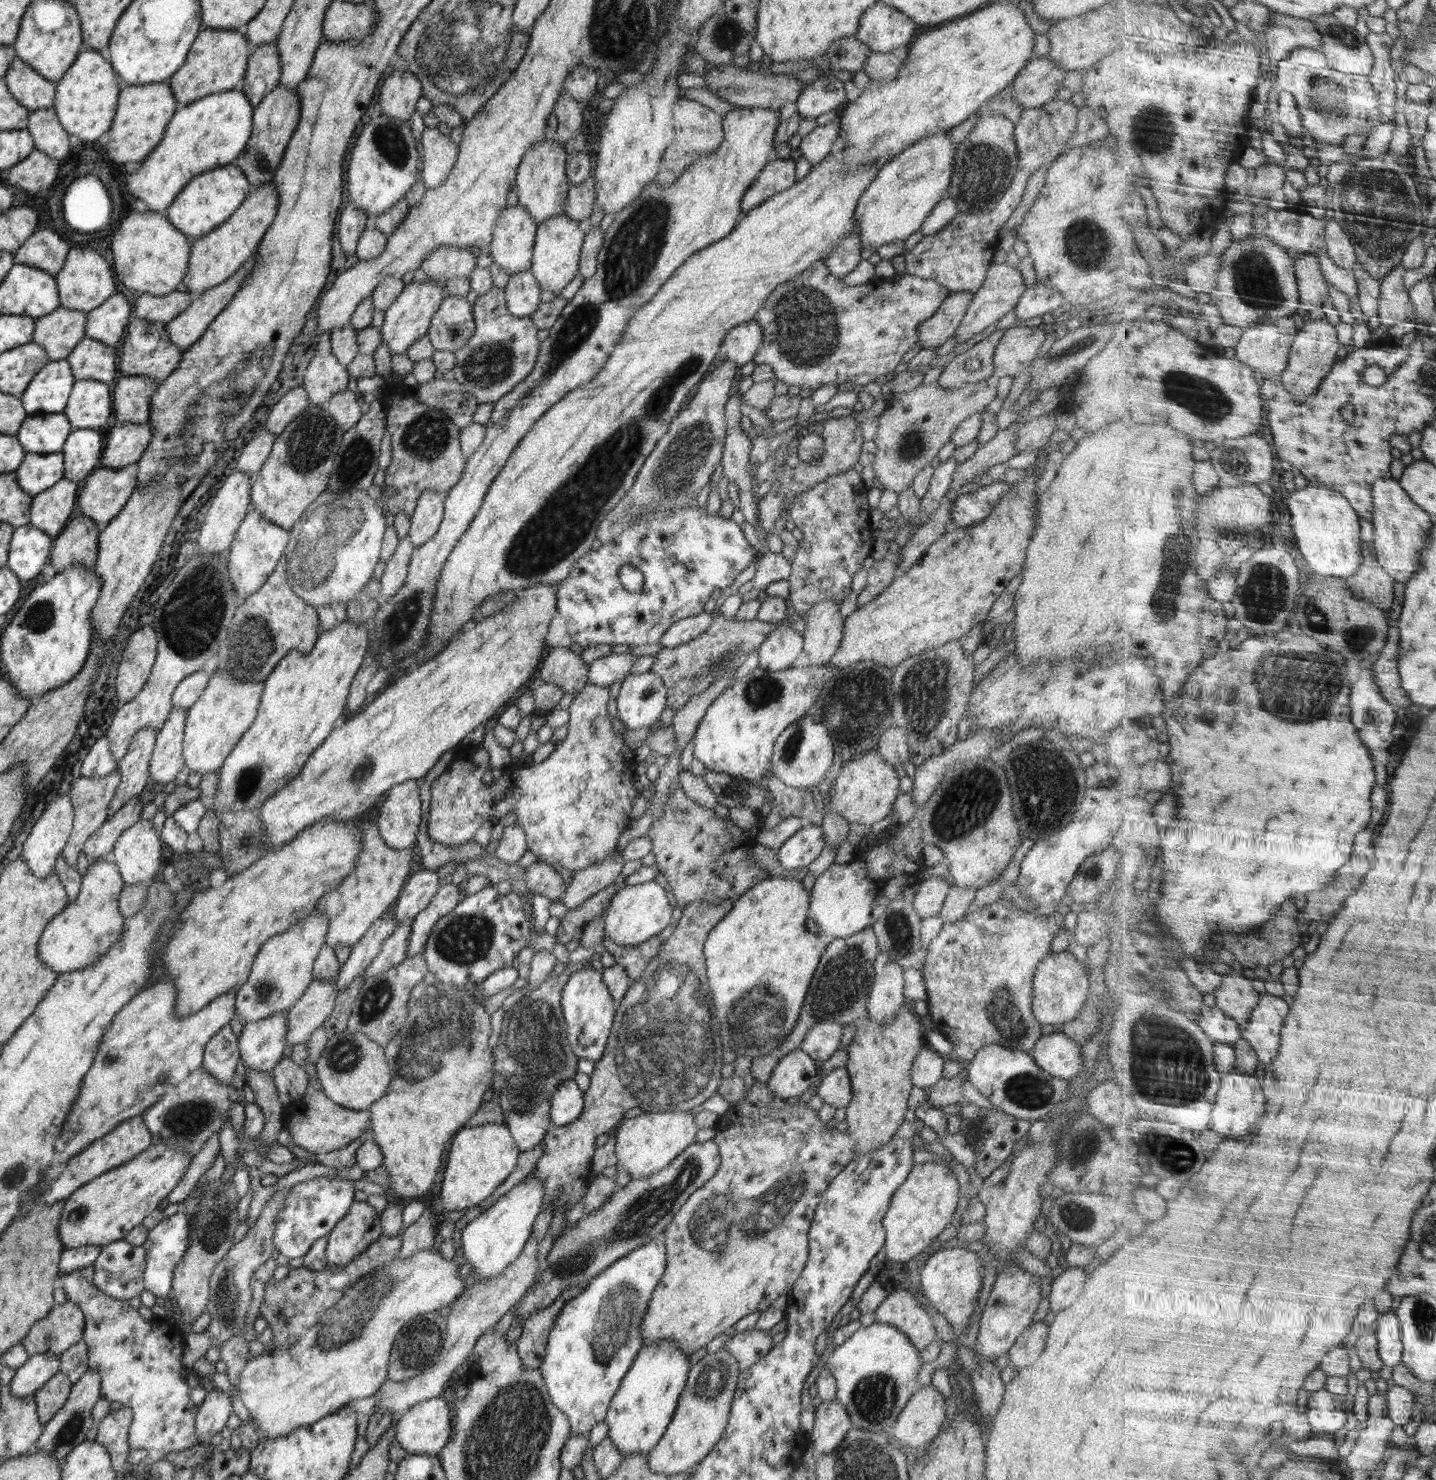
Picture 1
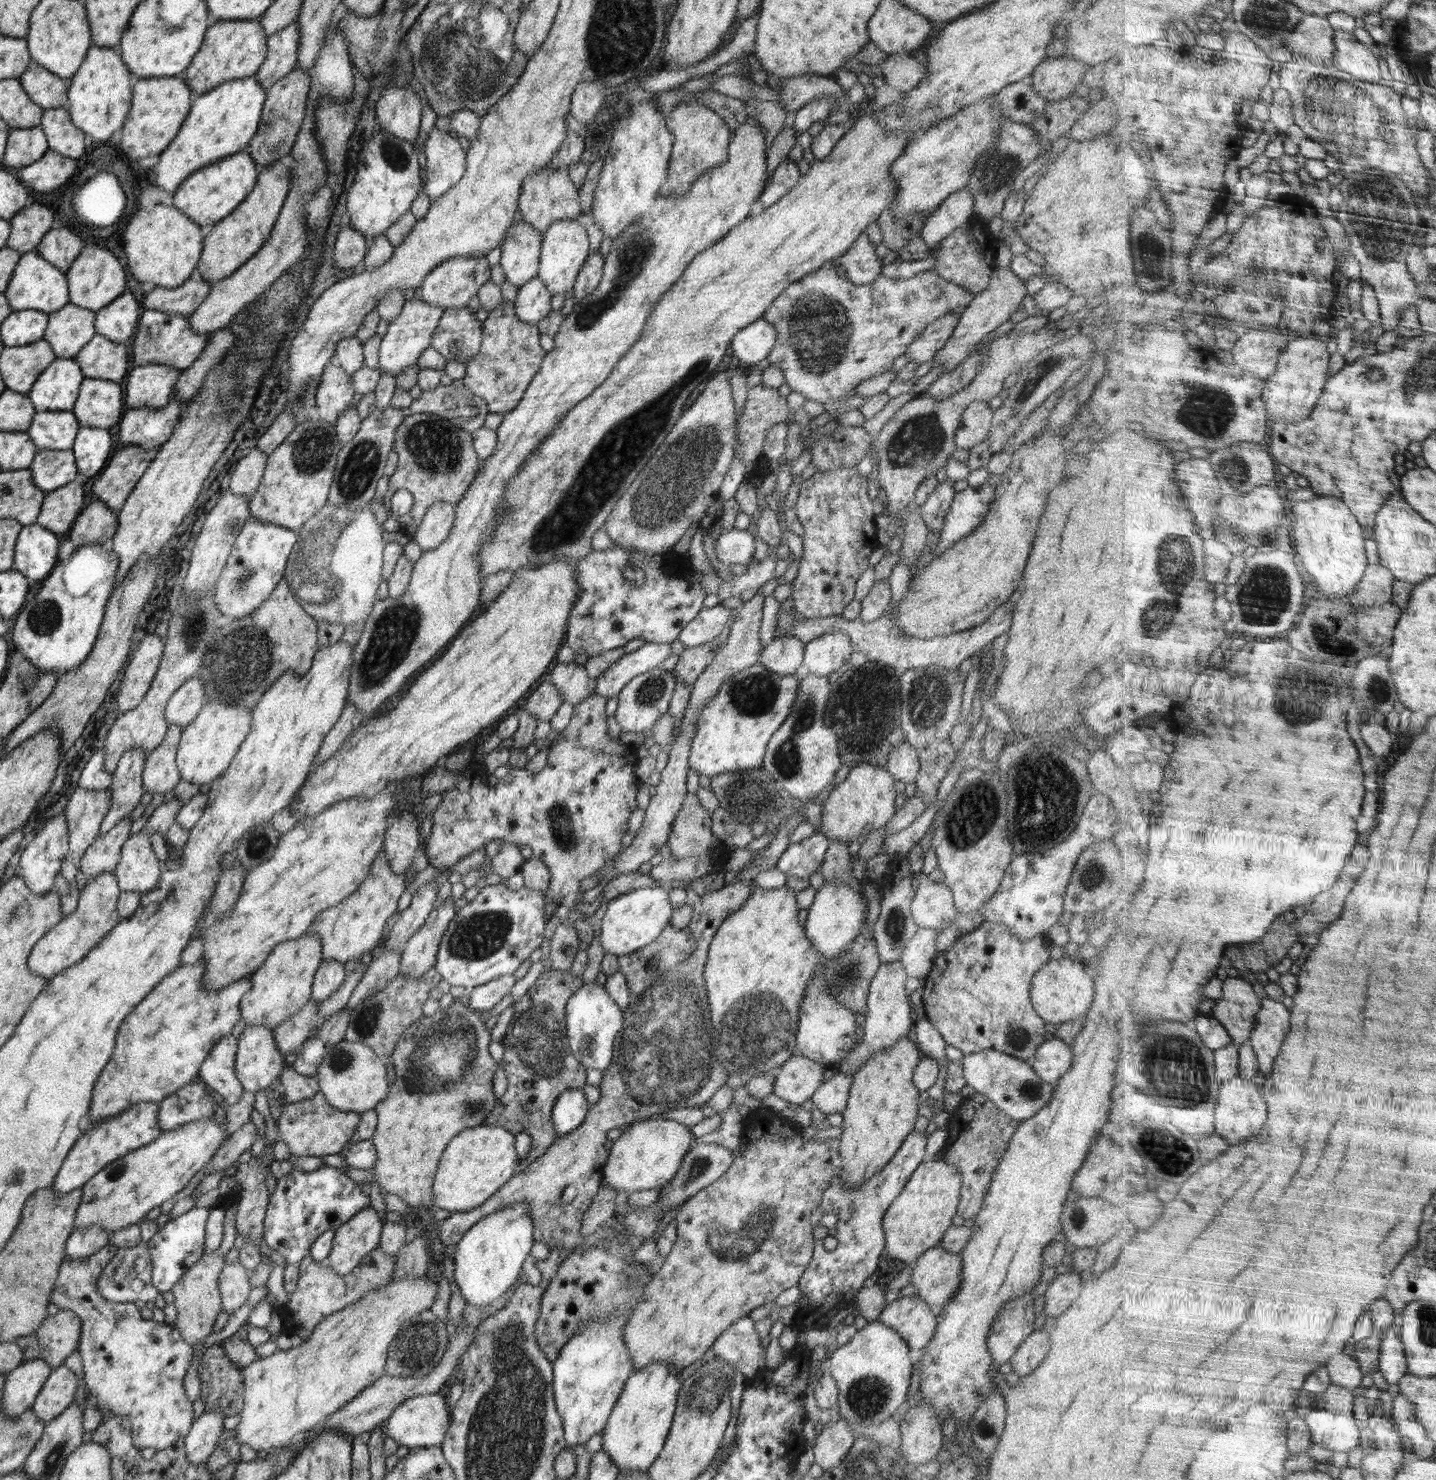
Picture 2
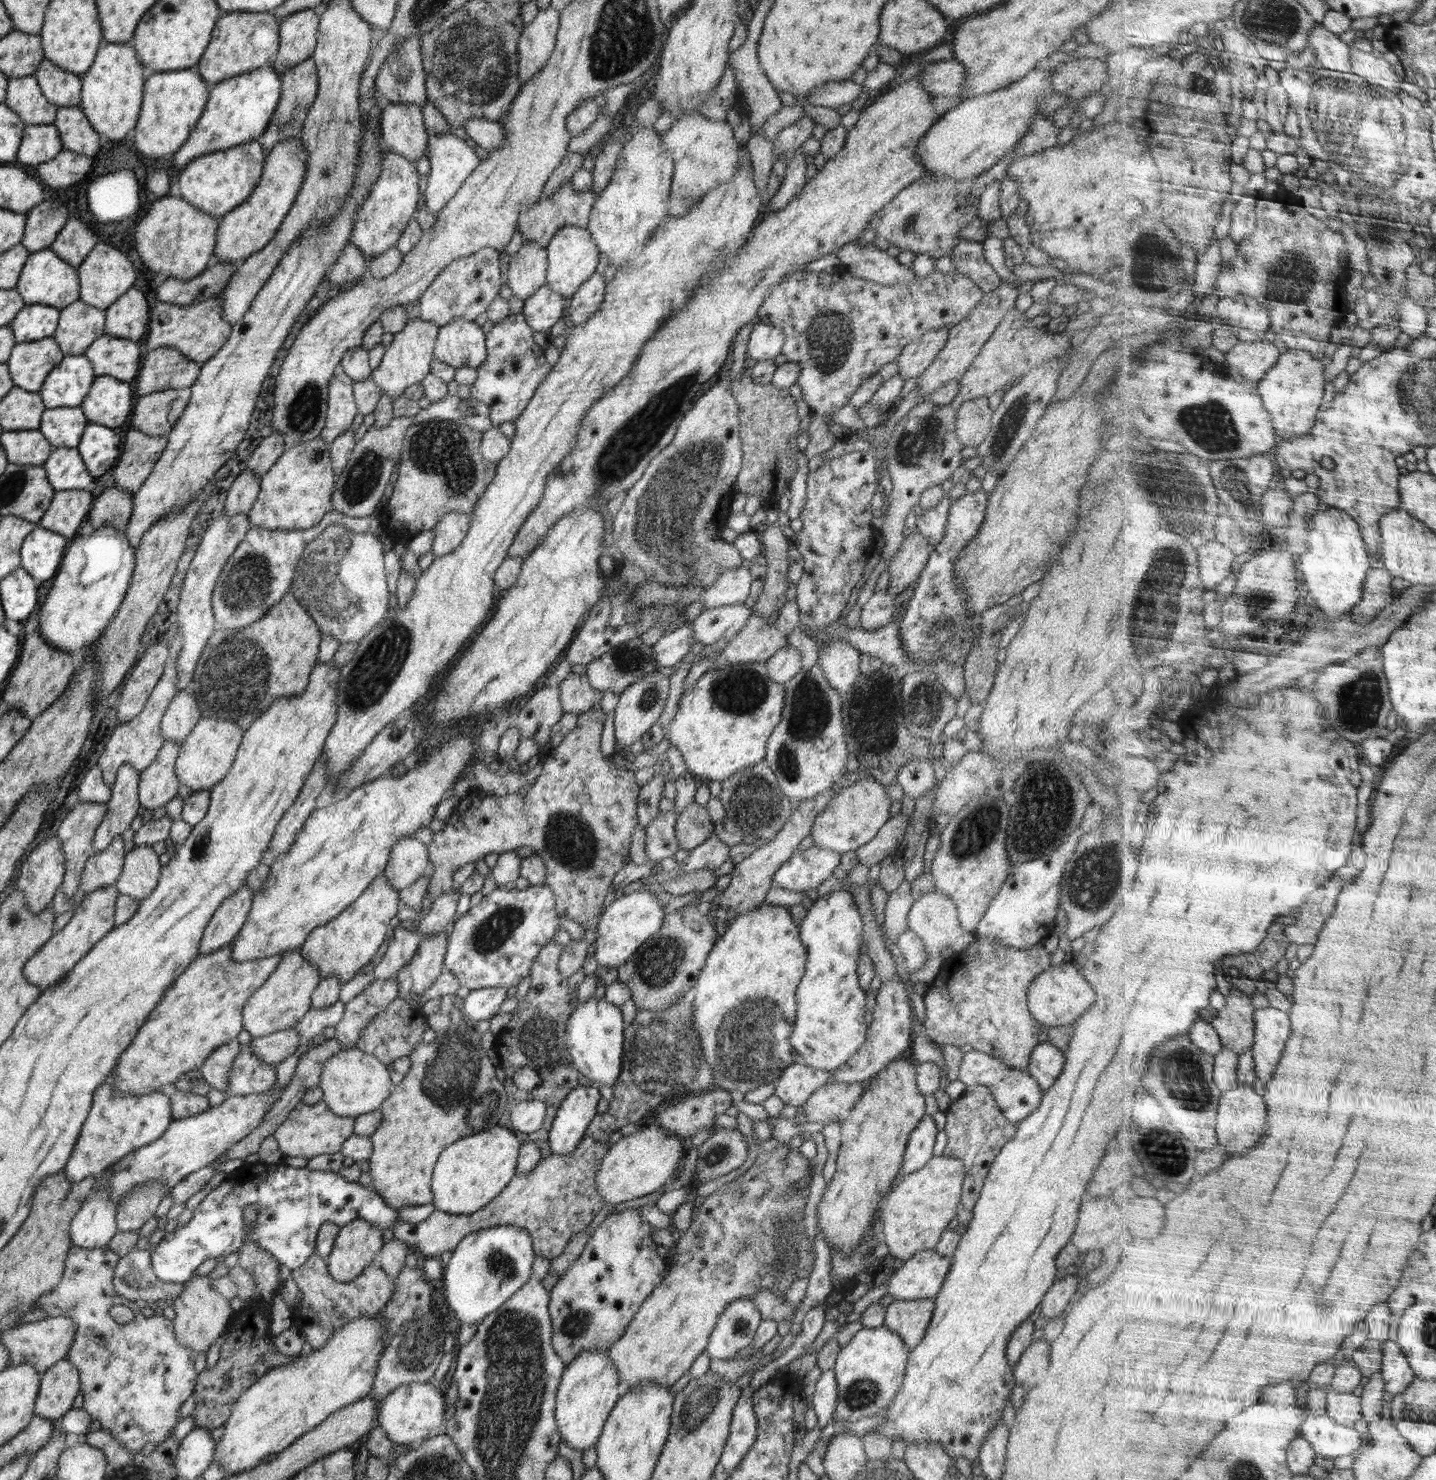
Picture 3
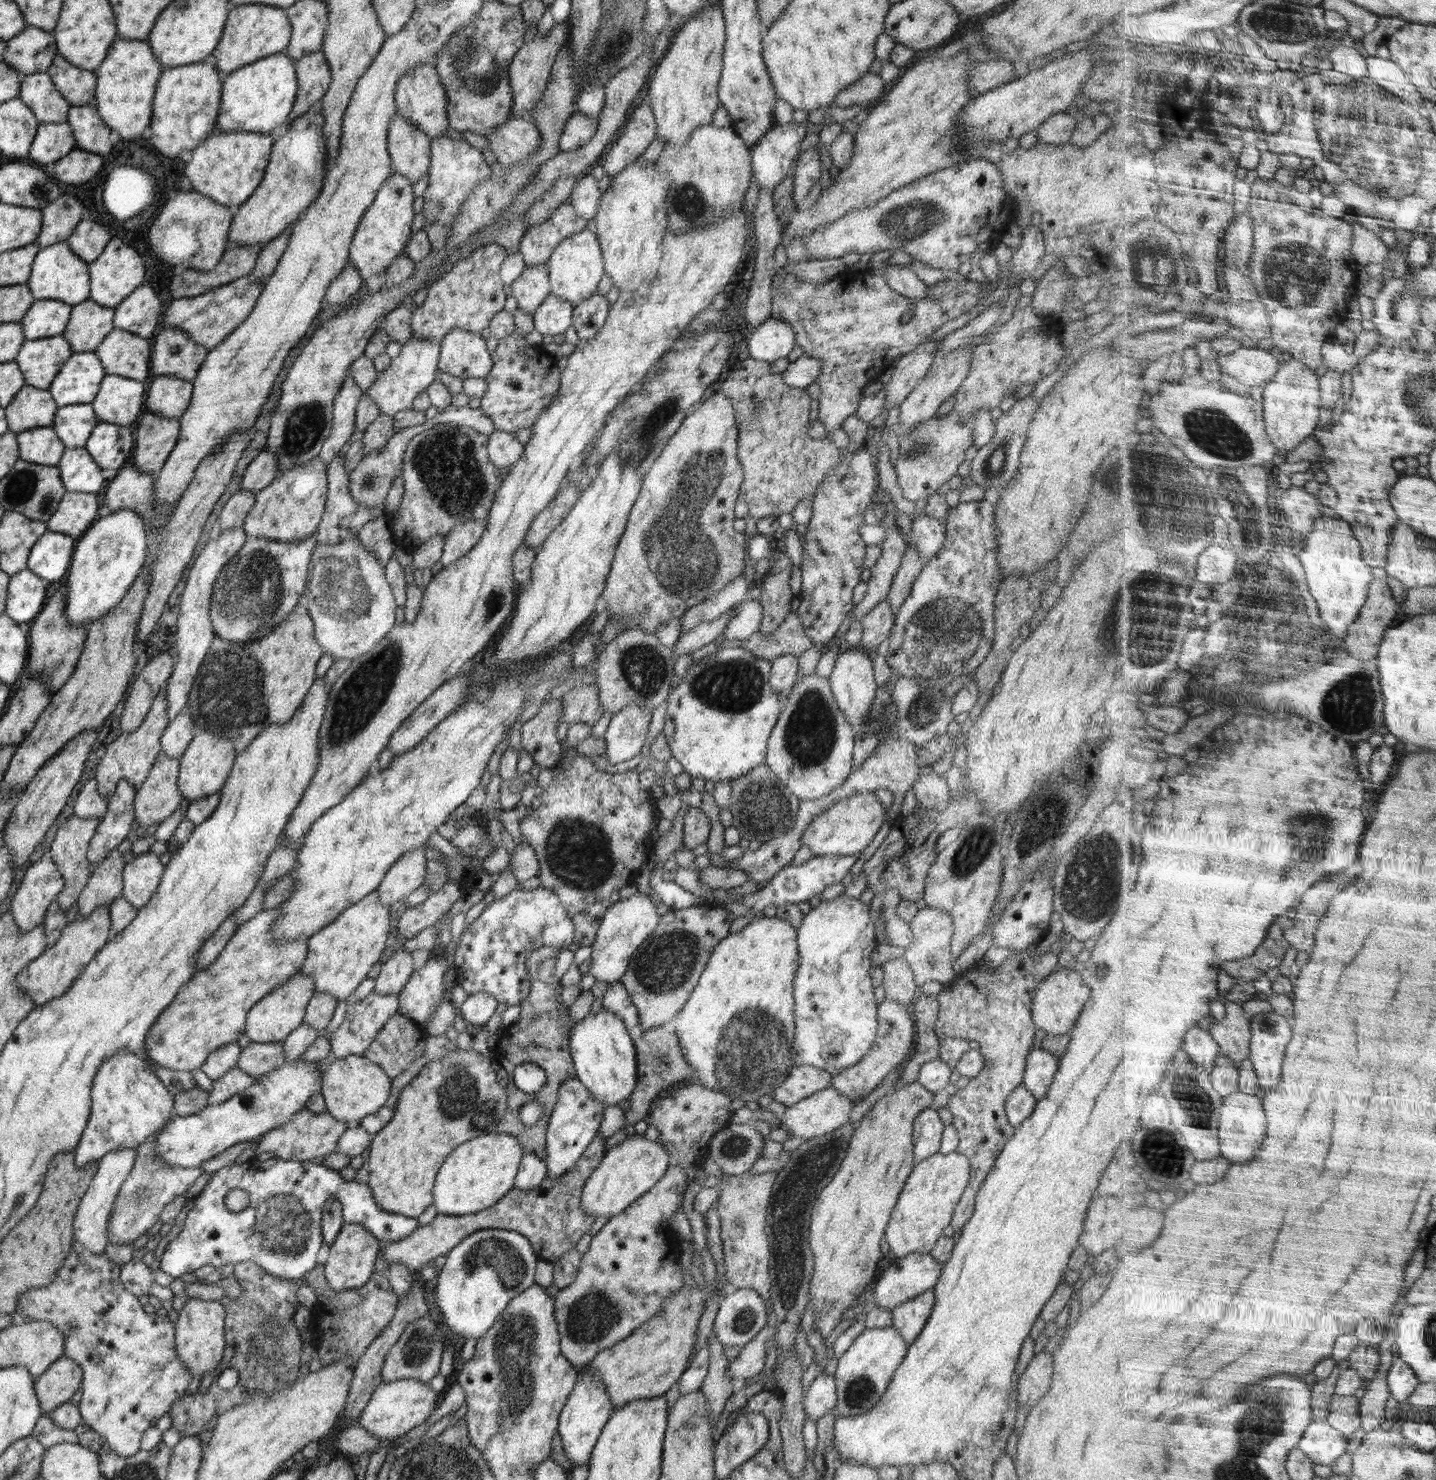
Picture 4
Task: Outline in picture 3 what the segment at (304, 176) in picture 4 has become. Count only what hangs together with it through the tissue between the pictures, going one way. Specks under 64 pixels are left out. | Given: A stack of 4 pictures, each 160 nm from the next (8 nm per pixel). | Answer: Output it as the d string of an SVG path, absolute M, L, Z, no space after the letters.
M300 138L281 141L267 153L261 180L250 197L222 218L217 230L213 261L241 263L252 253L260 252L274 238L280 223L294 206L304 182L306 158L308 153Z

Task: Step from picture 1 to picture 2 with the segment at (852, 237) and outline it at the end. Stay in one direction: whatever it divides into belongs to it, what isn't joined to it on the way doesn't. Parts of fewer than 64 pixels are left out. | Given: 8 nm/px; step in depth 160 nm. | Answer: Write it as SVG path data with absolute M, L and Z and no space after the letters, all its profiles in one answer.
M866 233L860 234L838 260L853 284L872 284L878 276L882 276L883 262L876 255L875 246Z

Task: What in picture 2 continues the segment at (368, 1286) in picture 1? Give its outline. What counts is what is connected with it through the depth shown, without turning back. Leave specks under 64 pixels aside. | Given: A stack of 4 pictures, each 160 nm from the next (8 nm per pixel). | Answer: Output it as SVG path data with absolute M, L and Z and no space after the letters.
M433 1271L426 1277L405 1276L393 1278L385 1287L380 1287L370 1294L359 1298L321 1320L311 1335L296 1348L276 1351L250 1363L242 1370L243 1407L239 1412L240 1422L231 1432L239 1444L248 1444L256 1451L270 1453L294 1446L301 1442L306 1433L323 1426L331 1414L345 1406L374 1381L385 1376L385 1364L389 1346L398 1334L401 1323L415 1314L429 1310L438 1292L438 1278Z

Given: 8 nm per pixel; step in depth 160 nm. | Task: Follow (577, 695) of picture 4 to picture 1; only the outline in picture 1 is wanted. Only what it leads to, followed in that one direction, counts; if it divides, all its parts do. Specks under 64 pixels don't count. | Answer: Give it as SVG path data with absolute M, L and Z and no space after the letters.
M568 648L548 649L536 674L539 683L552 684L565 694L576 694L588 684L588 669L581 656Z

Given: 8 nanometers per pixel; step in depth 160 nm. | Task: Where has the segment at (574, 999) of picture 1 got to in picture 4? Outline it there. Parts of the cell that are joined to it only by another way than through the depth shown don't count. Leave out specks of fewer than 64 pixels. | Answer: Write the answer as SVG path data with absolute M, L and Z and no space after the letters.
M604 1010L588 1013L579 1023L572 1025L569 1050L577 1079L596 1102L608 1108L630 1100L637 1083L637 1056L634 1039L620 1015Z

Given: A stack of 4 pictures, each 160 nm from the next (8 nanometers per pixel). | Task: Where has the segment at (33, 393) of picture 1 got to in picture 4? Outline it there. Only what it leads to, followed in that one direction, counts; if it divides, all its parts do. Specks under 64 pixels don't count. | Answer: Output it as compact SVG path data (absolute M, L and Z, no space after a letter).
M94 352L72 353L53 378L49 391L59 407L88 404L98 394L106 371Z

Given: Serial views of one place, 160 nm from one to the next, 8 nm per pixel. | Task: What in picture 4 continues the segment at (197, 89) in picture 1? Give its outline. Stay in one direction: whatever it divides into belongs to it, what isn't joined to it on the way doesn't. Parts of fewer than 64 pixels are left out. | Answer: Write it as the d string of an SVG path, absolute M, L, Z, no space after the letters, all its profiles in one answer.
M242 4L230 8L221 39L210 55L219 74L225 78L243 65L283 52L290 42L292 25L286 9L266 4Z

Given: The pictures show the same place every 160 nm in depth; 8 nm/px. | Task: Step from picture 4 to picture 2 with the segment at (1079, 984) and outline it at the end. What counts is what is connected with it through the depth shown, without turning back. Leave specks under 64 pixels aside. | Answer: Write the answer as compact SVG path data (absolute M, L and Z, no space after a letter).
M1063 956L1060 960L1049 959L1046 964L1042 965L1042 968L1038 969L1038 972L1034 974L1031 980L1031 1003L1034 1010L1038 1013L1038 1016L1046 1023L1050 1024L1060 1024L1071 1022L1077 1016L1084 1016L1087 1014L1088 1009L1094 1000L1095 993L1095 982L1093 980L1092 974L1087 968L1085 968L1082 963L1078 962L1076 958L1069 958L1068 956Z

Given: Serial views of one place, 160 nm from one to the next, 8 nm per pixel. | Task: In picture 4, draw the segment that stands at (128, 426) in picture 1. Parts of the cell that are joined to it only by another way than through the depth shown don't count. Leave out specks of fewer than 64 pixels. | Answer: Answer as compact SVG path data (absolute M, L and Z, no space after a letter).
M156 376L147 382L144 412L178 421L190 404L193 381L176 376Z

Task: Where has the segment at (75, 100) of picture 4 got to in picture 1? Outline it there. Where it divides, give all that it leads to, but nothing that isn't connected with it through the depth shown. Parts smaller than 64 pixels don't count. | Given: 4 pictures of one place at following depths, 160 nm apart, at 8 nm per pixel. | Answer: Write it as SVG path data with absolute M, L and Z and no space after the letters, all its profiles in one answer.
M18 57L10 62L4 79L13 97L24 108L30 111L53 108L56 82L45 79Z

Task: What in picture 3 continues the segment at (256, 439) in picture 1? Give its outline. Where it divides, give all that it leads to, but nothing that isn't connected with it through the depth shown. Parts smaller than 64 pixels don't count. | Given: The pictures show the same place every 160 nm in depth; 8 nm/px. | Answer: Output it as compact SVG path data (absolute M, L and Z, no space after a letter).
M246 468L232 483L230 490L227 492L225 502L225 513L228 516L235 514L247 515L258 498L261 489L261 478L254 474L254 471Z

